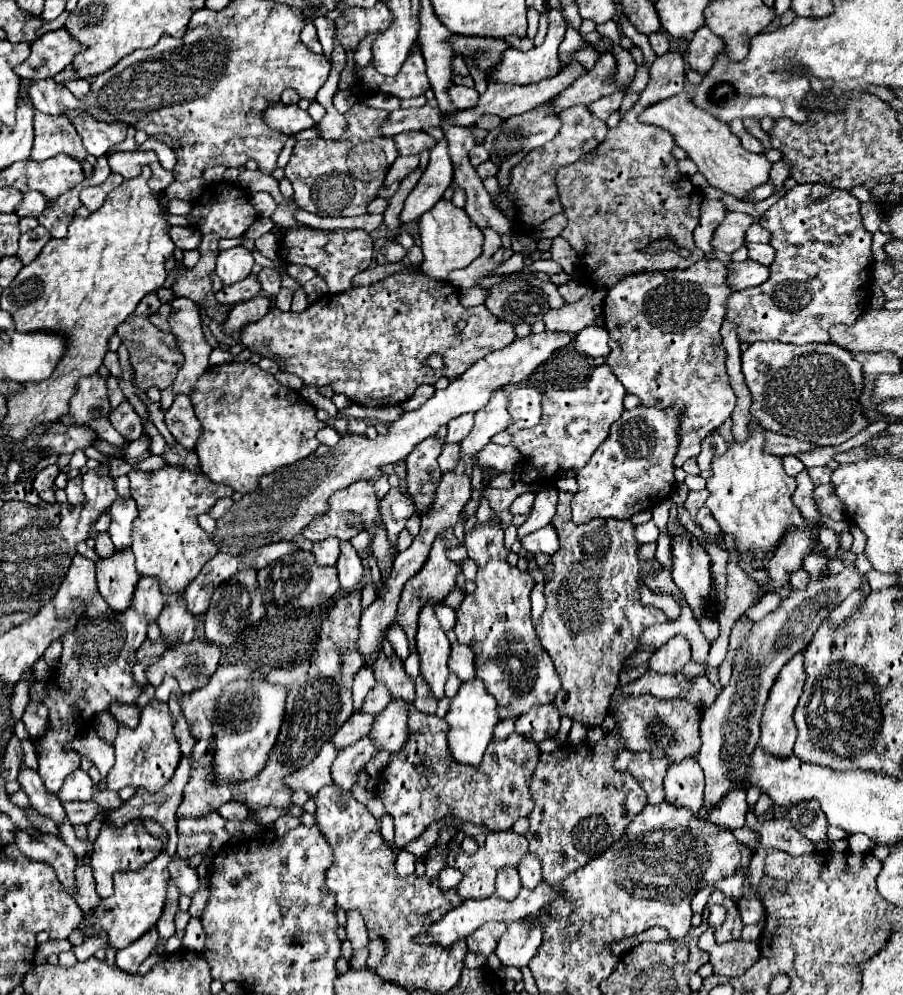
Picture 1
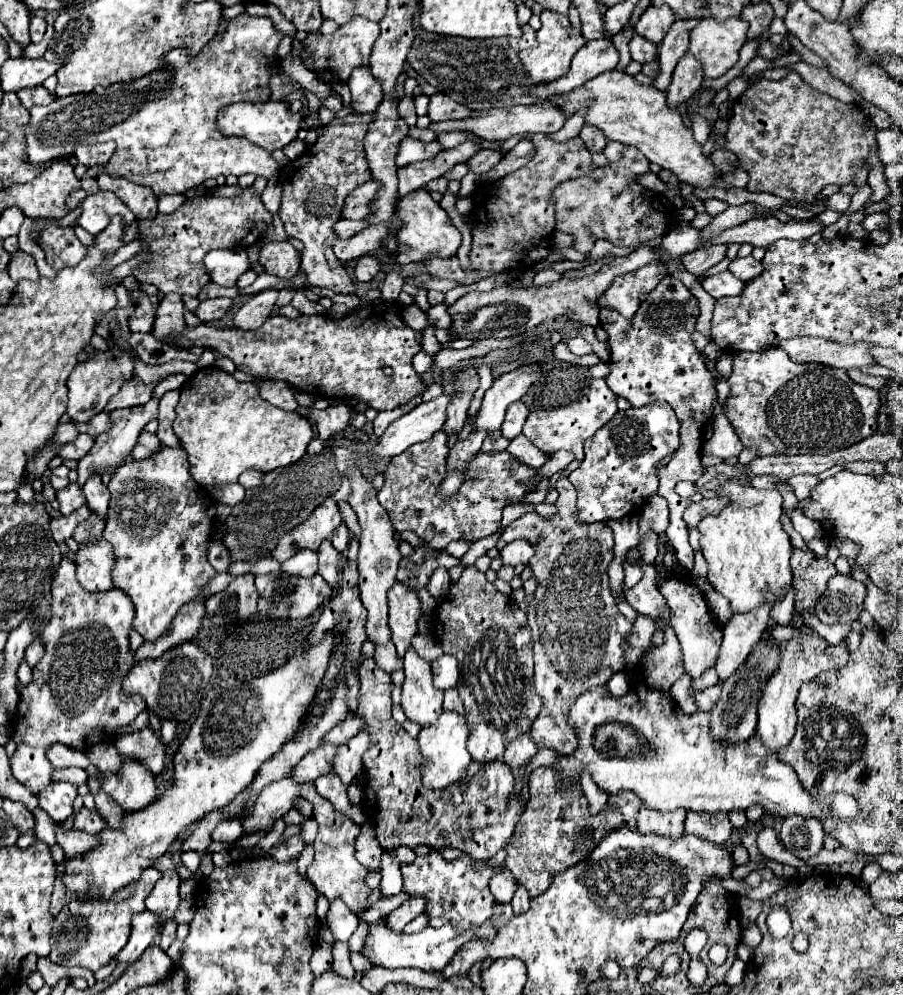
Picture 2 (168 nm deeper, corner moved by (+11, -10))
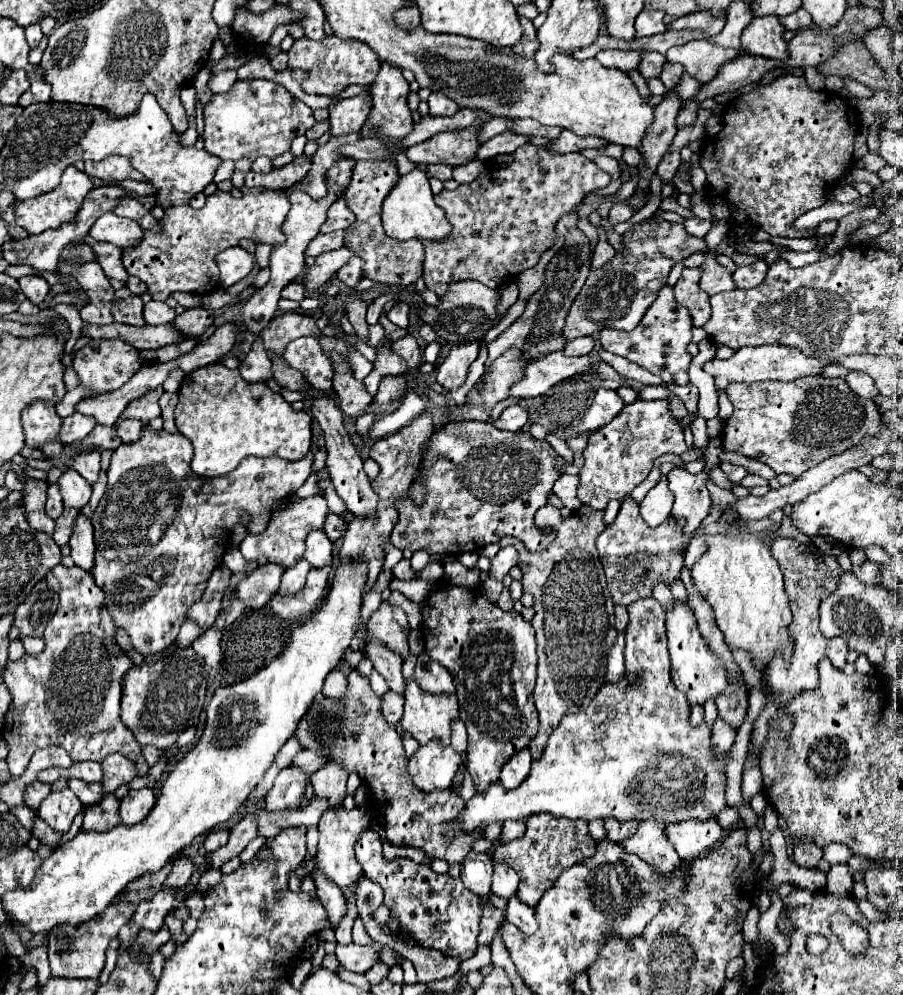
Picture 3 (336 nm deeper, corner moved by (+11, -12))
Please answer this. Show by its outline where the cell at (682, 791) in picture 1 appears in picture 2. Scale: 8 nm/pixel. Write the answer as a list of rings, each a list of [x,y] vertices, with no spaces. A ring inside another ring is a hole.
[[[641,808],[637,816],[637,832],[669,836],[671,840],[677,840],[683,836],[683,820],[685,820],[685,810],[653,812]]]

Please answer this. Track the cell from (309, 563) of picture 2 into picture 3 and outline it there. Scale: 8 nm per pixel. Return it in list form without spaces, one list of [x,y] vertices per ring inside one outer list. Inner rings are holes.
[[[299,560],[293,568],[287,568],[283,572],[279,592],[281,594],[295,594],[295,592],[299,592],[303,588],[303,584],[305,584],[305,578],[307,578],[309,570],[311,570],[311,564],[307,560]]]

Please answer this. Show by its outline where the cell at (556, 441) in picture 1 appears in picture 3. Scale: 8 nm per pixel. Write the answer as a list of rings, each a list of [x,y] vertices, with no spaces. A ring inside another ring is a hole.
[[[599,388],[595,392],[595,398],[593,398],[593,404],[585,410],[585,414],[575,420],[573,424],[569,426],[557,426],[557,428],[549,428],[551,434],[555,434],[557,438],[561,440],[571,440],[571,438],[577,438],[581,436],[583,432],[589,432],[589,430],[597,430],[601,426],[605,426],[607,422],[613,420],[613,416],[617,416],[623,408],[623,400],[619,398],[619,394],[615,390],[607,390],[607,388]]]

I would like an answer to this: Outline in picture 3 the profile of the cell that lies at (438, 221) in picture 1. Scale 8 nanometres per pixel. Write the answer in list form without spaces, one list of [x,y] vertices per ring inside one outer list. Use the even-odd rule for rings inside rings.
[[[415,168],[409,174],[401,176],[395,188],[389,192],[389,196],[383,202],[383,228],[385,232],[395,240],[433,240],[441,242],[449,238],[451,224],[447,222],[443,210],[433,202],[433,192],[429,188],[429,178],[423,170]]]

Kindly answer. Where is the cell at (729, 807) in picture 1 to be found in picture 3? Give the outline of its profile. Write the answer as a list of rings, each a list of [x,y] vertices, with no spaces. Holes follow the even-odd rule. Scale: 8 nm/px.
[[[715,818],[705,822],[683,820],[681,824],[669,824],[665,832],[681,860],[697,858],[701,852],[713,848],[723,836],[723,828],[717,824]]]

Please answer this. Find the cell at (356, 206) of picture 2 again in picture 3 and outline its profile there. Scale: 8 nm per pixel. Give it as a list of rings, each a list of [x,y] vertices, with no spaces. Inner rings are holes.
[[[343,198],[335,200],[333,206],[327,212],[327,222],[321,226],[321,232],[335,232],[335,230],[347,230],[355,222],[353,212],[345,204]]]

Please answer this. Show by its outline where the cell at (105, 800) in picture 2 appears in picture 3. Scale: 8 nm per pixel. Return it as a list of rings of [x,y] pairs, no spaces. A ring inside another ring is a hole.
[[[69,780],[69,788],[77,794],[77,798],[83,802],[85,808],[101,802],[103,788],[101,788],[99,782],[95,782],[95,784],[85,784],[83,780]]]

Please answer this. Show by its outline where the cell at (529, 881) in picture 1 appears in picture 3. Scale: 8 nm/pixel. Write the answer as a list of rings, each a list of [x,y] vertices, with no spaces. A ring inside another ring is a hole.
[[[517,896],[509,898],[505,920],[511,922],[511,924],[517,924],[517,928],[521,928],[525,934],[537,930],[537,920],[535,920],[535,912],[533,912],[533,908],[527,906],[525,902],[517,900]]]

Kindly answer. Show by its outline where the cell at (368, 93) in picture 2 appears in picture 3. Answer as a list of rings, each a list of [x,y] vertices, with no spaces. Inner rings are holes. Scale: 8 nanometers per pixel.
[[[361,92],[359,96],[337,100],[337,104],[329,110],[329,132],[333,136],[349,134],[349,132],[361,132],[361,126],[367,122],[371,108],[371,96],[369,92]]]

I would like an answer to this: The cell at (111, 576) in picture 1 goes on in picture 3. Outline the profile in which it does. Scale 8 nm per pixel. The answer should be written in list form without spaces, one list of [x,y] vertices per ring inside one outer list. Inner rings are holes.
[[[79,516],[73,526],[73,534],[69,538],[71,546],[71,558],[75,566],[91,572],[93,560],[95,560],[95,538],[93,538],[93,526],[91,520],[85,516]]]

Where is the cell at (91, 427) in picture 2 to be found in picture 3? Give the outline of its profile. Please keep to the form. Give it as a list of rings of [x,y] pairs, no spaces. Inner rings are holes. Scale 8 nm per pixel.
[[[71,414],[63,420],[63,426],[61,426],[61,434],[59,434],[59,440],[63,444],[73,444],[75,440],[83,440],[93,428],[95,428],[95,420],[91,416],[85,416],[85,414]]]

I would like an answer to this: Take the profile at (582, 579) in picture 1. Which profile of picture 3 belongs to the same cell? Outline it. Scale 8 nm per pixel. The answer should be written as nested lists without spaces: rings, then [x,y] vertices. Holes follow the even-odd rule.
[[[581,506],[577,512],[573,512],[569,518],[557,518],[555,524],[555,540],[549,544],[545,552],[529,552],[521,540],[505,536],[499,540],[499,546],[513,544],[519,552],[519,566],[523,570],[523,590],[533,594],[535,604],[535,616],[531,620],[535,634],[537,634],[537,656],[539,656],[539,670],[537,670],[537,686],[533,690],[535,706],[539,712],[539,732],[531,740],[529,750],[533,758],[541,758],[549,740],[549,734],[559,724],[559,720],[567,712],[581,712],[593,700],[601,684],[605,682],[605,670],[607,670],[607,654],[613,648],[613,642],[617,638],[615,620],[613,620],[613,600],[607,590],[605,572],[601,568],[601,560],[597,556],[595,548],[595,534],[599,536],[605,526],[601,522],[603,512],[591,510],[589,506]]]

